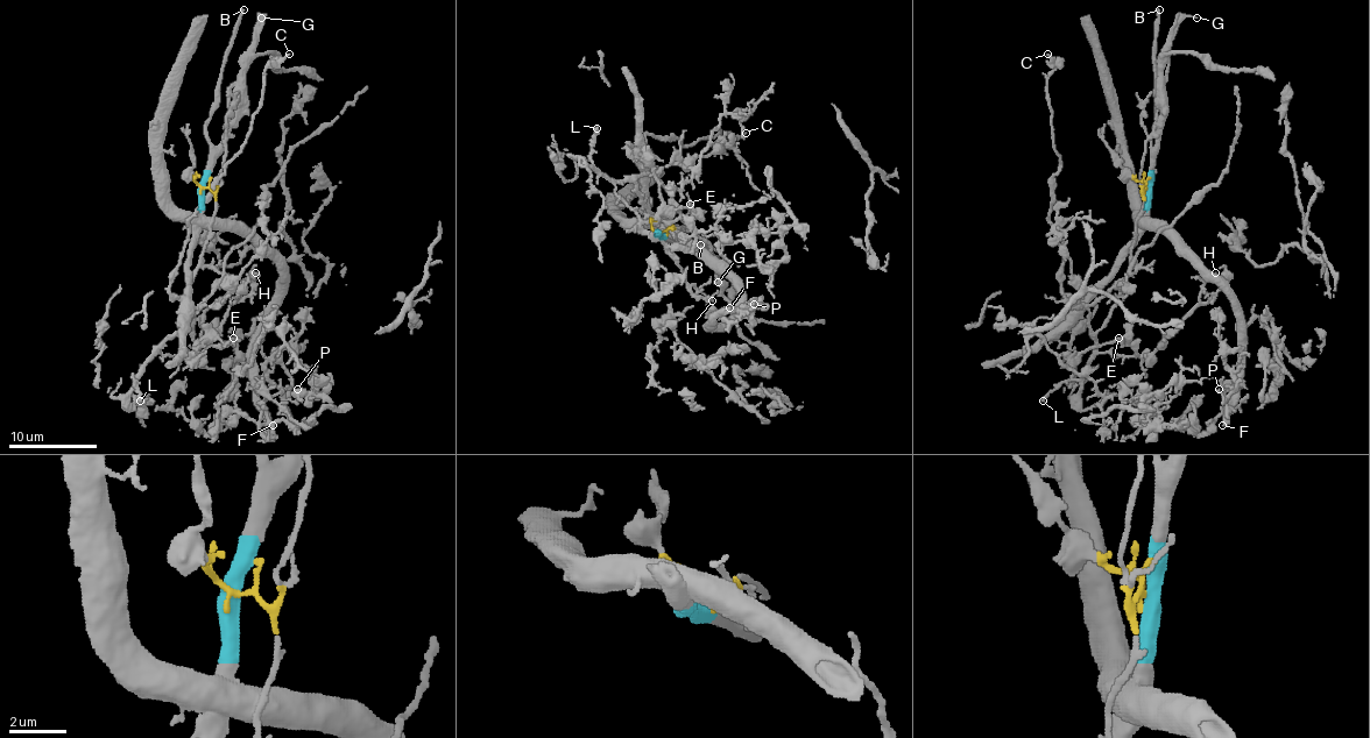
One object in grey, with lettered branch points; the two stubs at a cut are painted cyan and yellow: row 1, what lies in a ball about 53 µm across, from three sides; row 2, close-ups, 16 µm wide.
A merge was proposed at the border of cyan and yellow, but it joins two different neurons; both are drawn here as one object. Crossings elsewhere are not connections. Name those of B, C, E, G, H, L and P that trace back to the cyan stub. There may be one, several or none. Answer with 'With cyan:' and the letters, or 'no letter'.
With cyan: B, C, G

